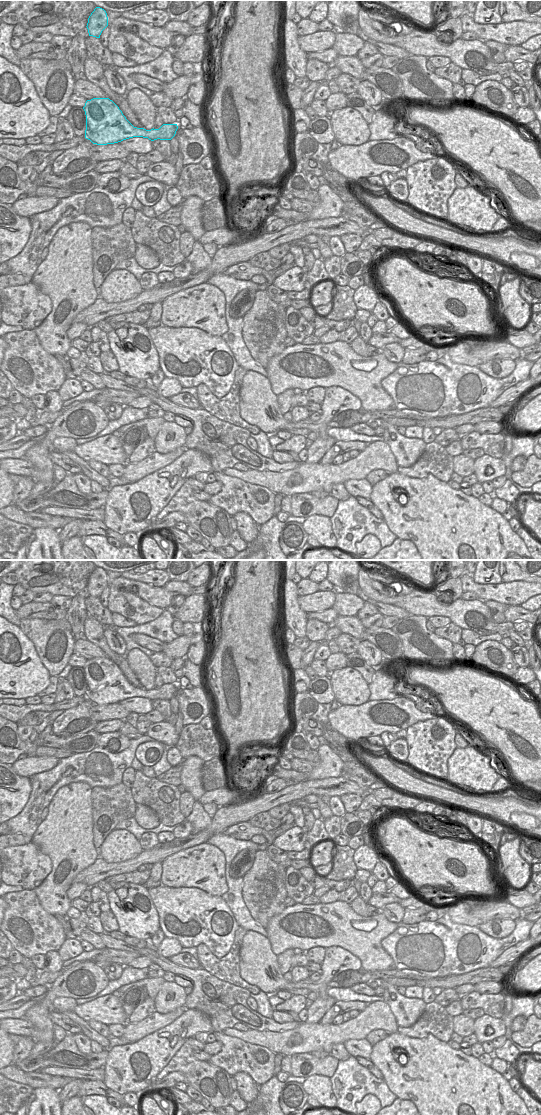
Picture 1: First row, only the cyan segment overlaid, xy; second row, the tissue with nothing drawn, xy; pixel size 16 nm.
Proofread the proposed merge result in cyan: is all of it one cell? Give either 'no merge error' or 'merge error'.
no merge error

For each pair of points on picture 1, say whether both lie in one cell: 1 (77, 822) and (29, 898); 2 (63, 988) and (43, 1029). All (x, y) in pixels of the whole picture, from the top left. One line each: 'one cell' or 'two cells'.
1: two cells
2: one cell

